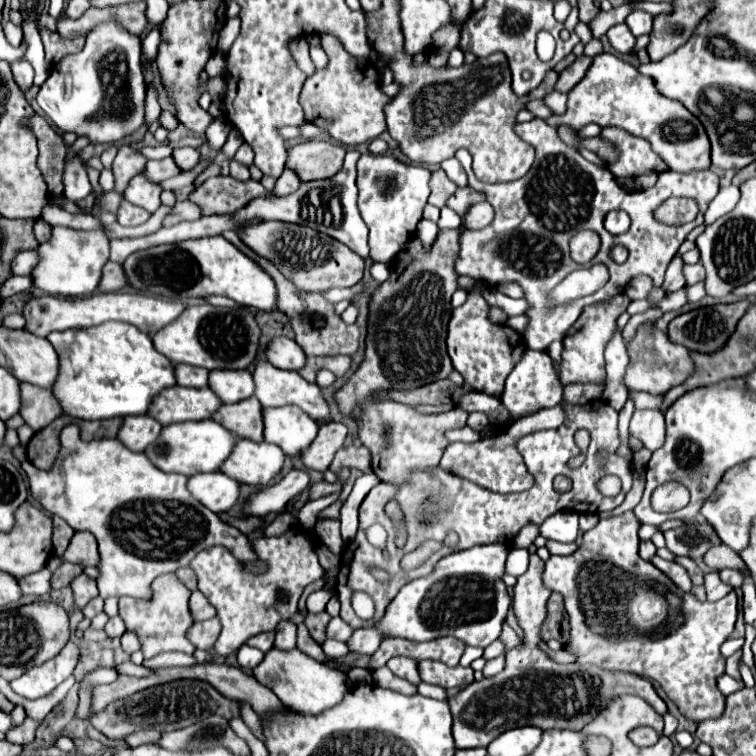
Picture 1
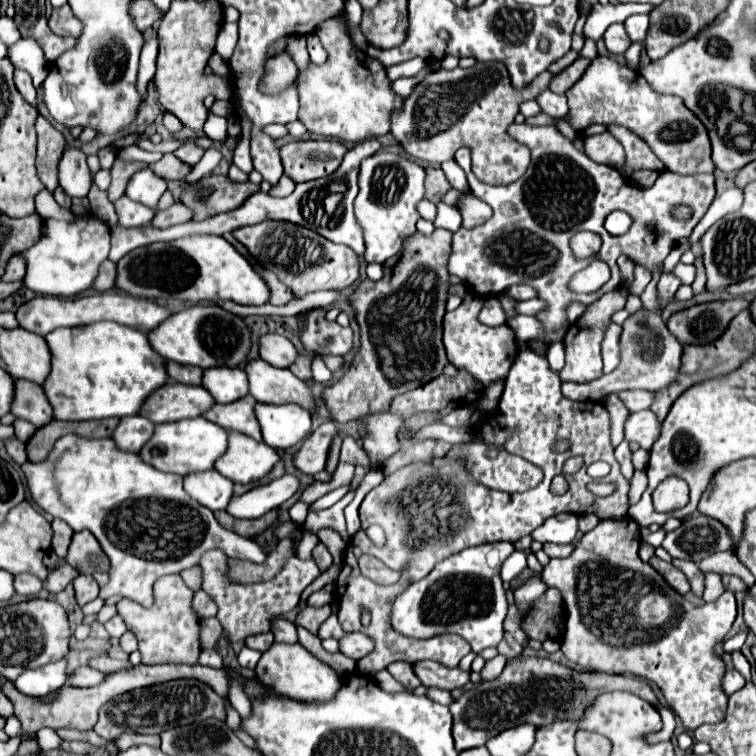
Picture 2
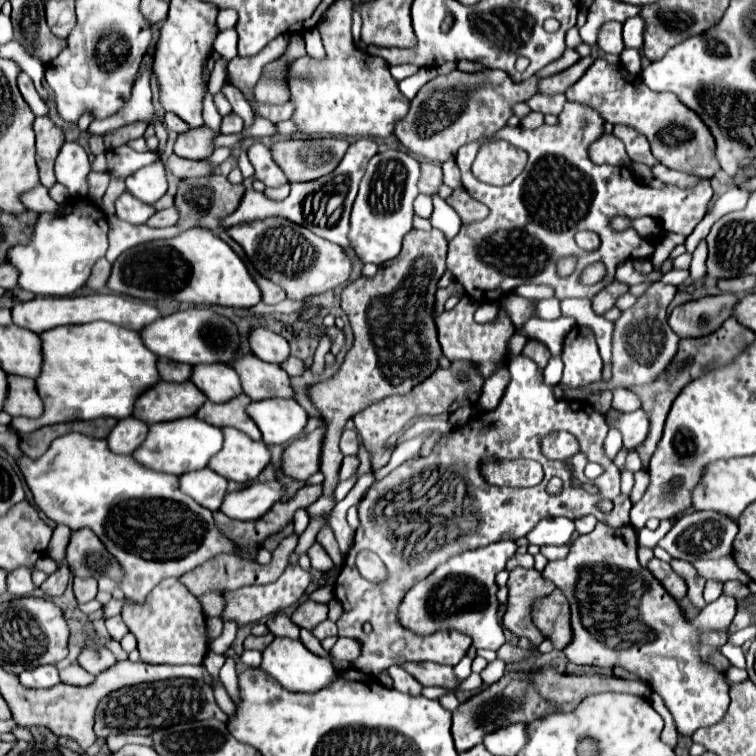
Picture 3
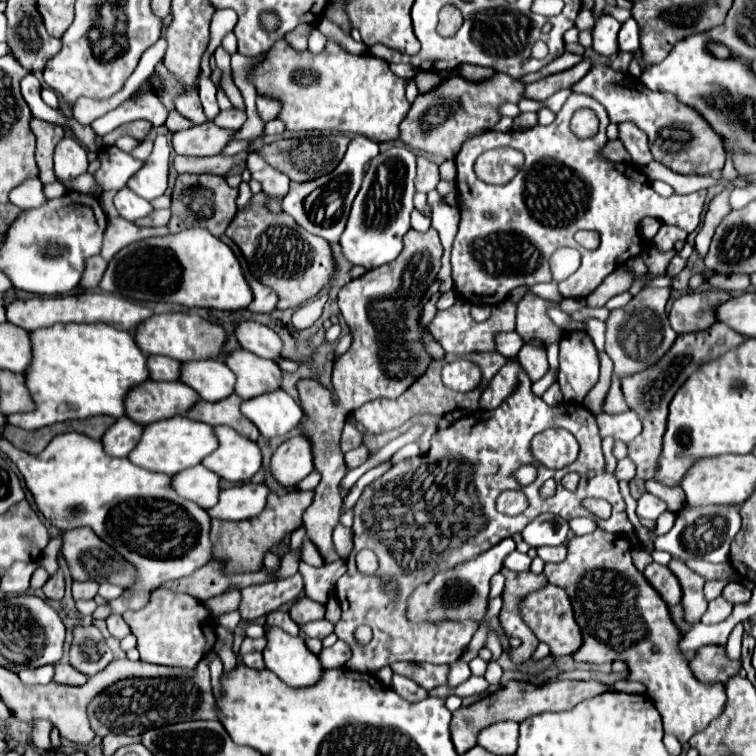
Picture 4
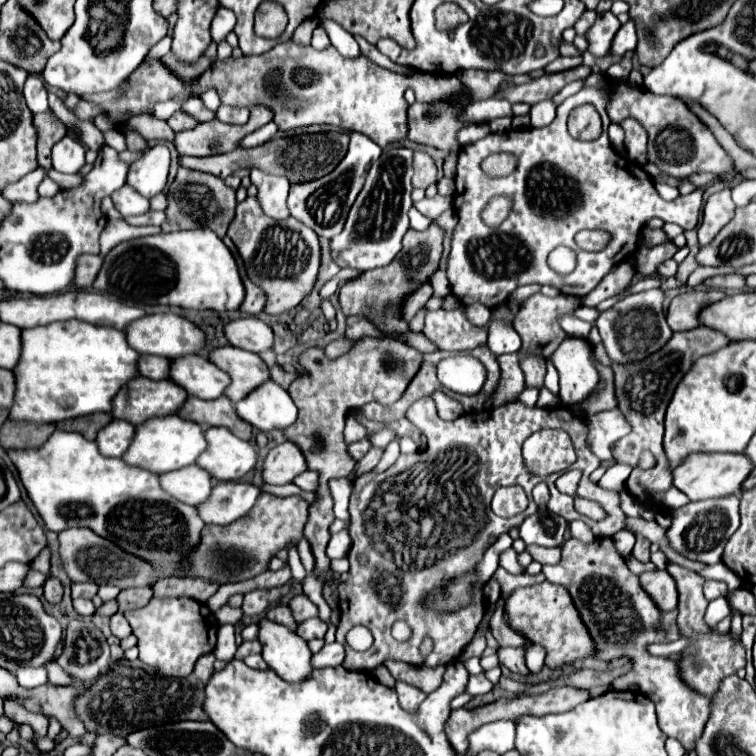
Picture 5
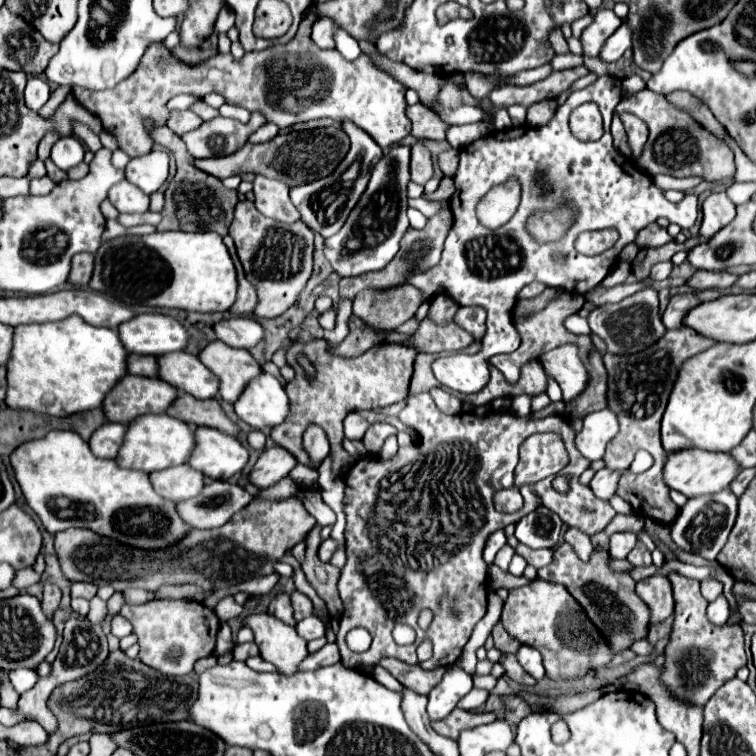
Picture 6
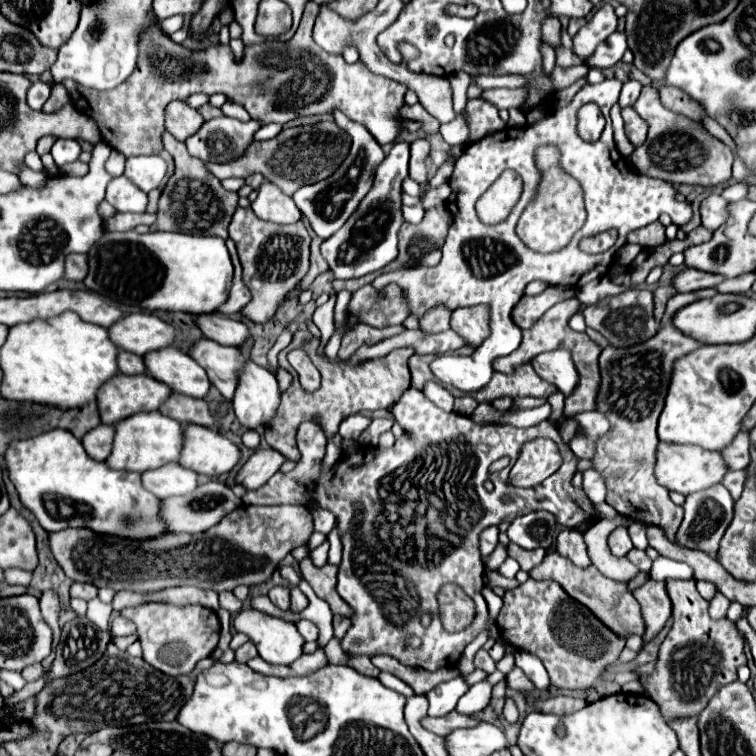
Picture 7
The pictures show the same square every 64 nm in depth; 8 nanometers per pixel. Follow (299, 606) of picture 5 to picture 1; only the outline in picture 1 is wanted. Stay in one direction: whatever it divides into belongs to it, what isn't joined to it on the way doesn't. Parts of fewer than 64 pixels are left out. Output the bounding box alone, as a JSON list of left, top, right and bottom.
[306,612,330,644]

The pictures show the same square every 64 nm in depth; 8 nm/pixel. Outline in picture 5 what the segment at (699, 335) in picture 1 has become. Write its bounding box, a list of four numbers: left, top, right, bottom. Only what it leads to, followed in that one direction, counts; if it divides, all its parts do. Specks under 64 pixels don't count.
[668,290,726,332]

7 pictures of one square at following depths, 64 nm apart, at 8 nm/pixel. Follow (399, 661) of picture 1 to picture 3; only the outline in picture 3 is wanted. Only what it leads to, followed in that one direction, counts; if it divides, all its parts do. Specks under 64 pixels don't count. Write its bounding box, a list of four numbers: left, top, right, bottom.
[388,666,422,696]

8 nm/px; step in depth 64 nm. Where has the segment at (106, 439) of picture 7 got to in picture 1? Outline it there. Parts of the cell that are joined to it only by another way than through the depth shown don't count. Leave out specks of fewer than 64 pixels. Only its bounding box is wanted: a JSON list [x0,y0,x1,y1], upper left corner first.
[118,416,162,452]

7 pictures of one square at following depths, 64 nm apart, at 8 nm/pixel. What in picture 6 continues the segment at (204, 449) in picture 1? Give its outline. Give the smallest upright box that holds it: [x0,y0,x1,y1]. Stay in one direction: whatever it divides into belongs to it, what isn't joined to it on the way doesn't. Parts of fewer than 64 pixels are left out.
[116,414,196,472]

